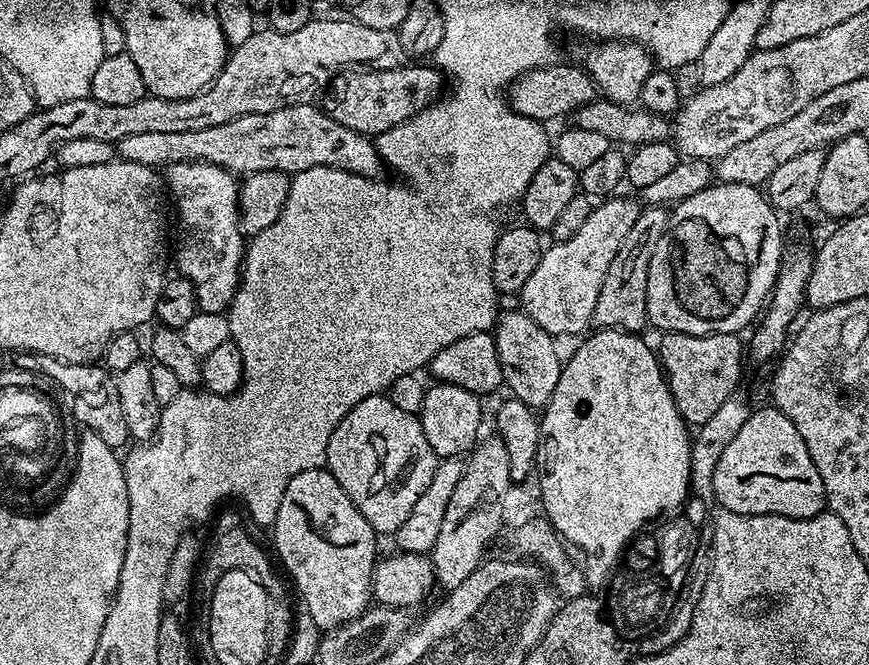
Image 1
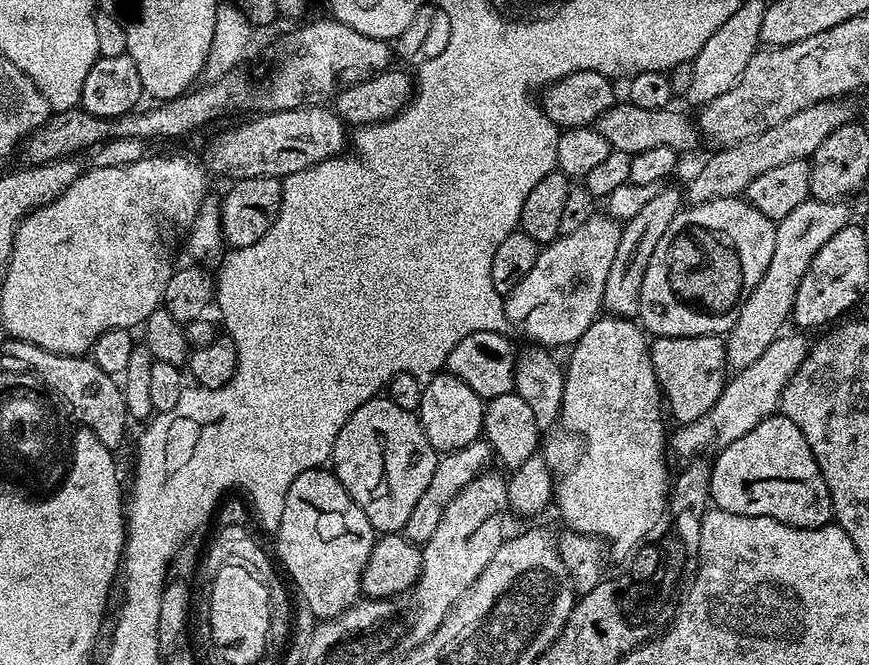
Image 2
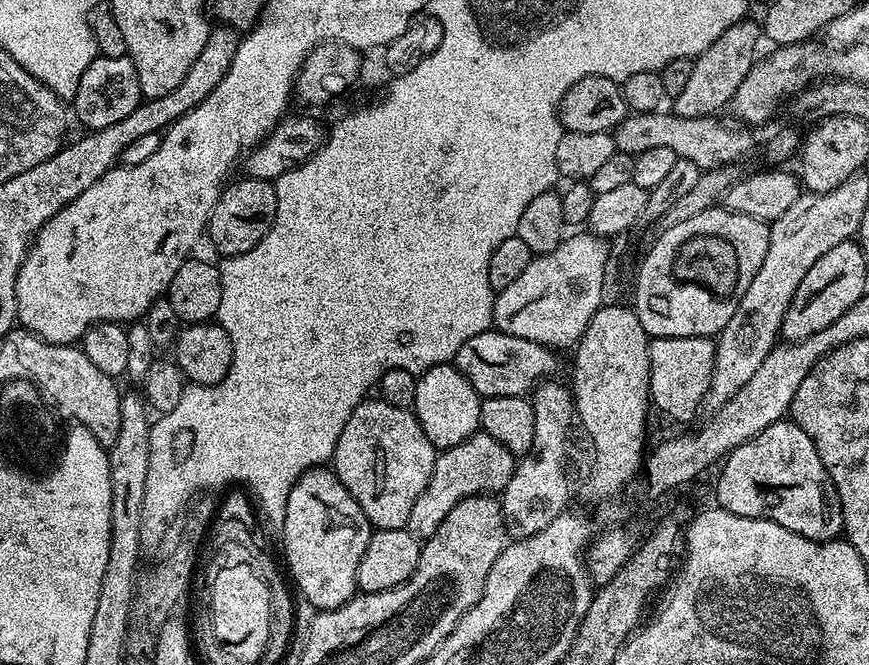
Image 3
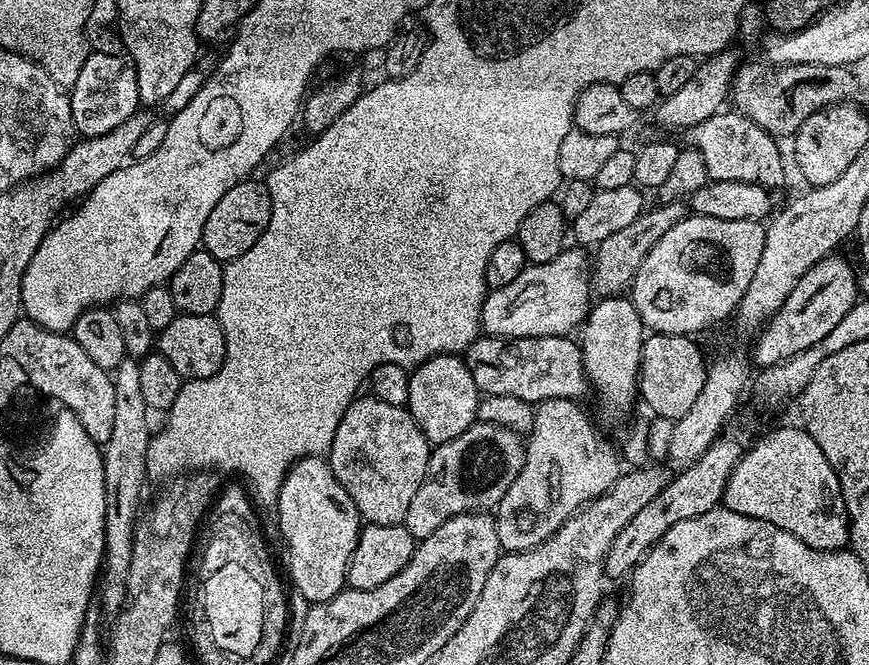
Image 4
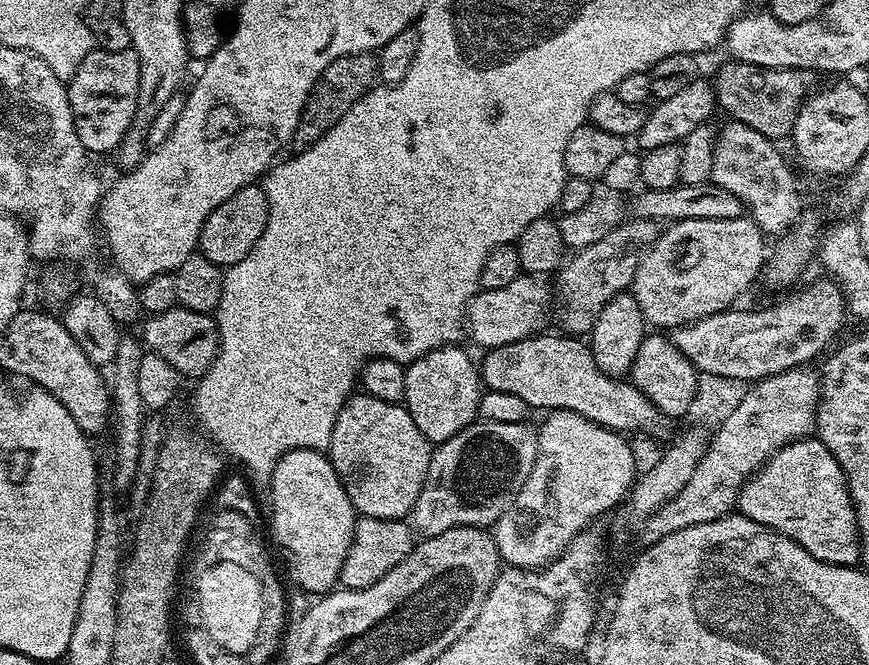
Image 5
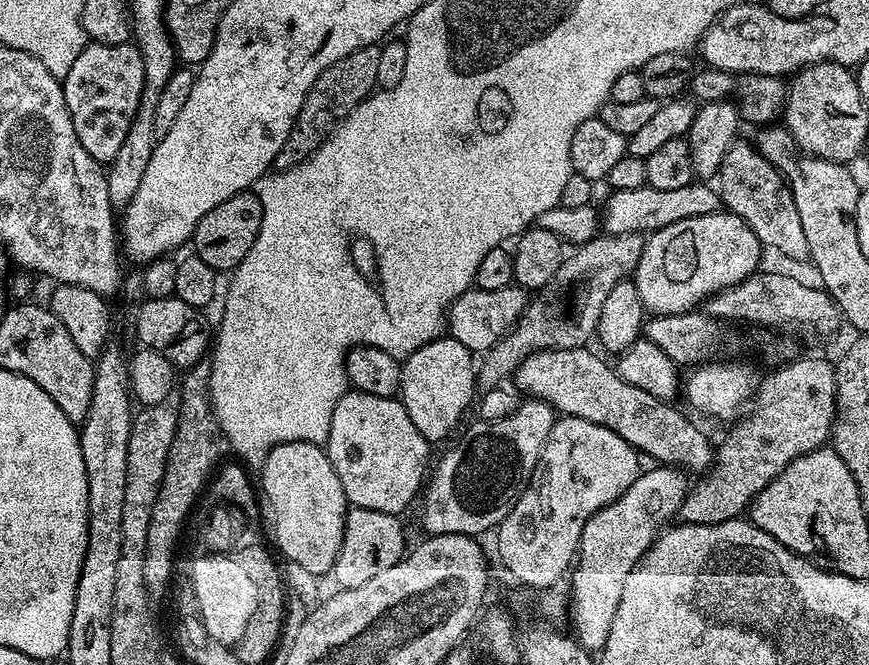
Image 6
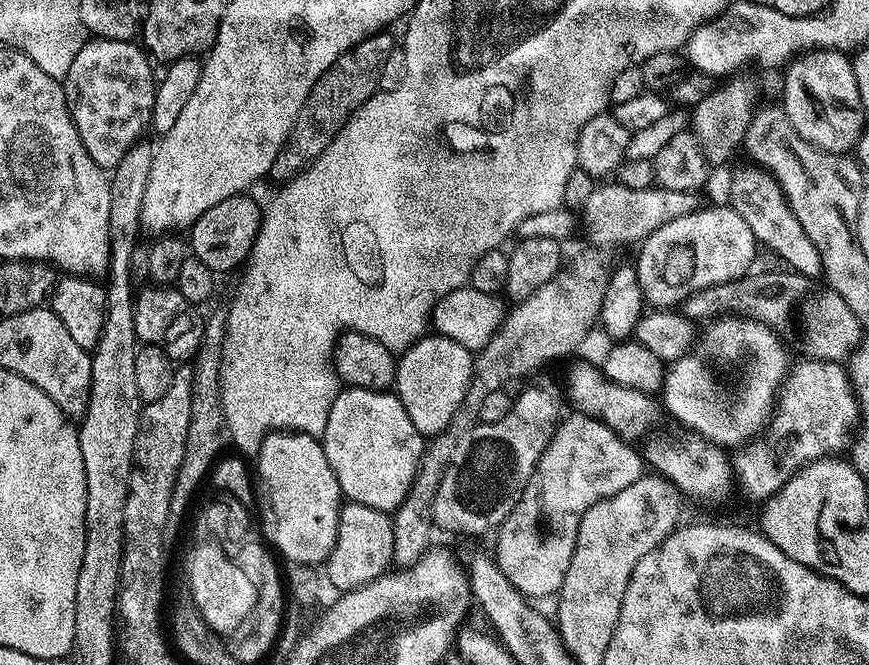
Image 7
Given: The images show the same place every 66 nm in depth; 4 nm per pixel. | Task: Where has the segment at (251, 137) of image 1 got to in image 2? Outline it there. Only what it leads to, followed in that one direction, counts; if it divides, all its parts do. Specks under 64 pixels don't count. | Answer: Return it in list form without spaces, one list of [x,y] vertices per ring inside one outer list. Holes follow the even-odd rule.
[[[328,106],[291,108],[281,112],[265,111],[253,120],[240,124],[225,140],[220,140],[208,152],[209,173],[229,176],[235,182],[246,178],[296,176],[298,170],[318,166],[332,156],[341,155],[349,147],[350,132],[343,120]]]

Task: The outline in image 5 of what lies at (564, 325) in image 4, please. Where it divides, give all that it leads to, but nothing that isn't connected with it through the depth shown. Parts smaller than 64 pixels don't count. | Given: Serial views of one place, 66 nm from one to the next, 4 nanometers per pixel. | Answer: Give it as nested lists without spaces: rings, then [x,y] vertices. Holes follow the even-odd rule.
[[[522,274],[510,282],[510,286],[501,286],[499,290],[481,290],[468,301],[464,309],[464,323],[467,339],[472,339],[480,350],[497,348],[513,344],[533,335],[536,328],[536,312],[540,312],[550,300],[550,288],[543,279]]]

